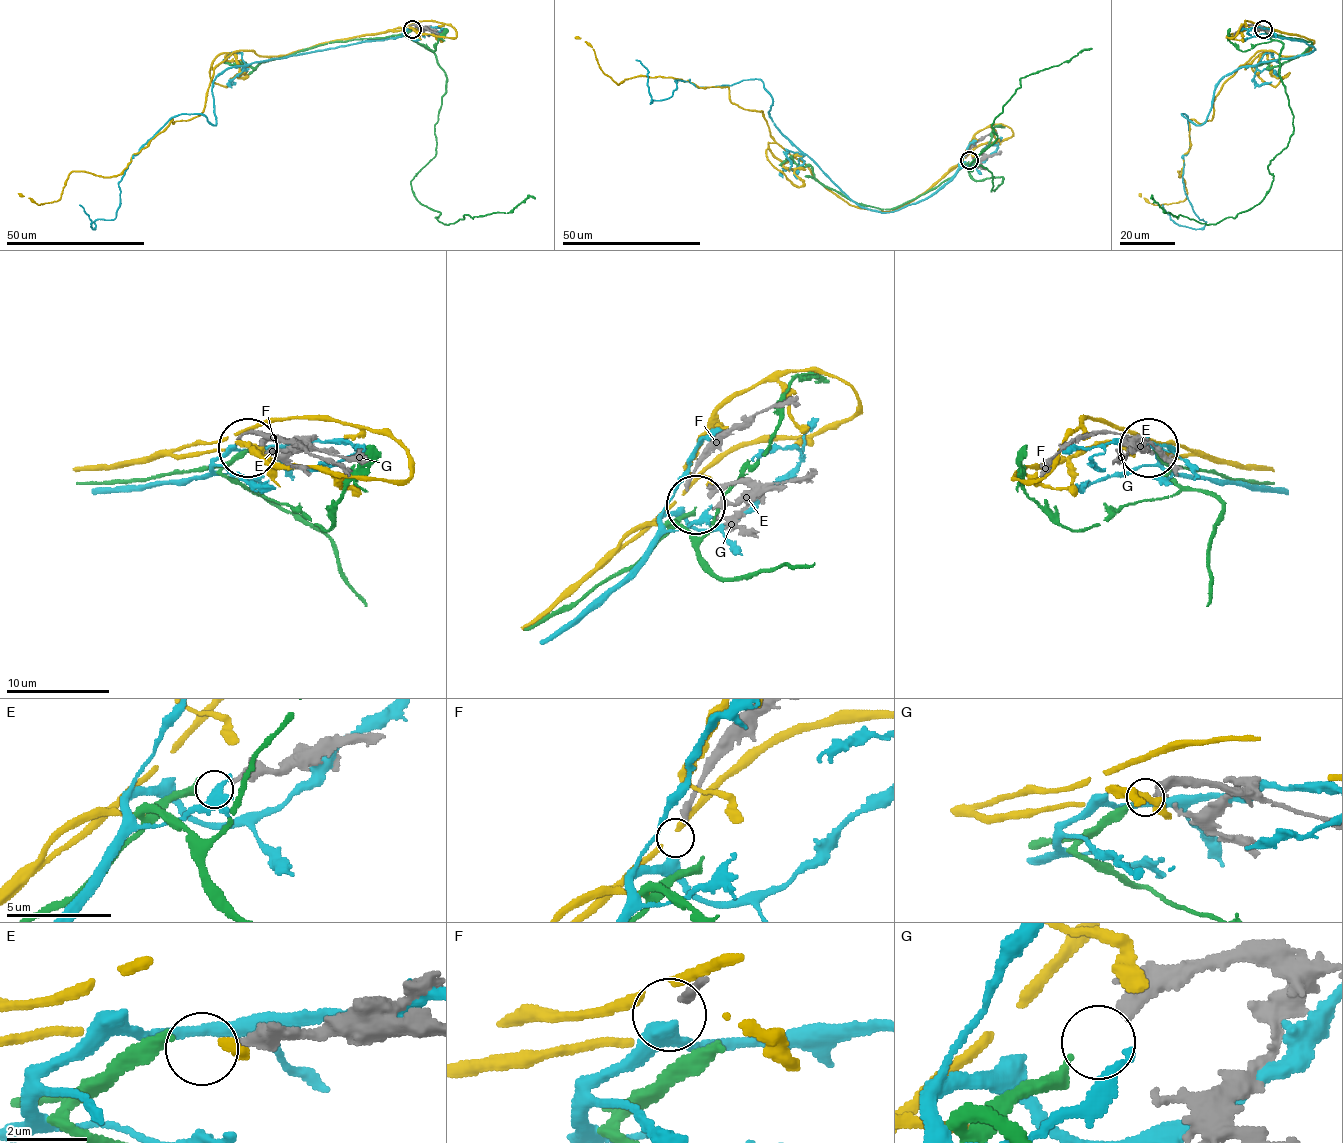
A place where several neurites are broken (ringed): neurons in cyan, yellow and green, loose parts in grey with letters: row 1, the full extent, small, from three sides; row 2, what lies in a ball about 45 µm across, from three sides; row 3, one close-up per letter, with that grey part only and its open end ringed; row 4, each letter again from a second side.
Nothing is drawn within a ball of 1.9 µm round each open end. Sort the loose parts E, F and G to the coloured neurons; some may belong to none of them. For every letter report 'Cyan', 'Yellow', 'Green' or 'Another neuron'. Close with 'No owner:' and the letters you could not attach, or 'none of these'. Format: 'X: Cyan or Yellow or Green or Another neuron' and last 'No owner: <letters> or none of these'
E: Another neuron
F: Cyan
G: Green
No owner: E

